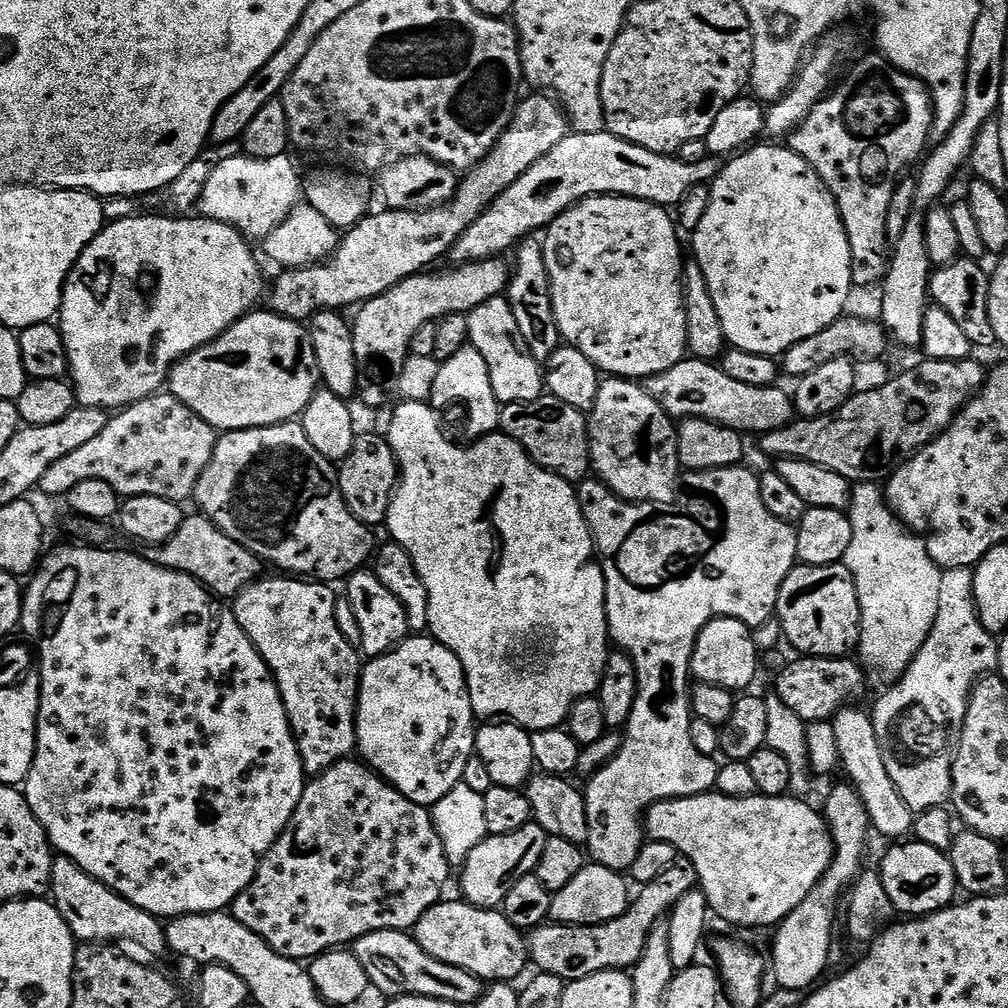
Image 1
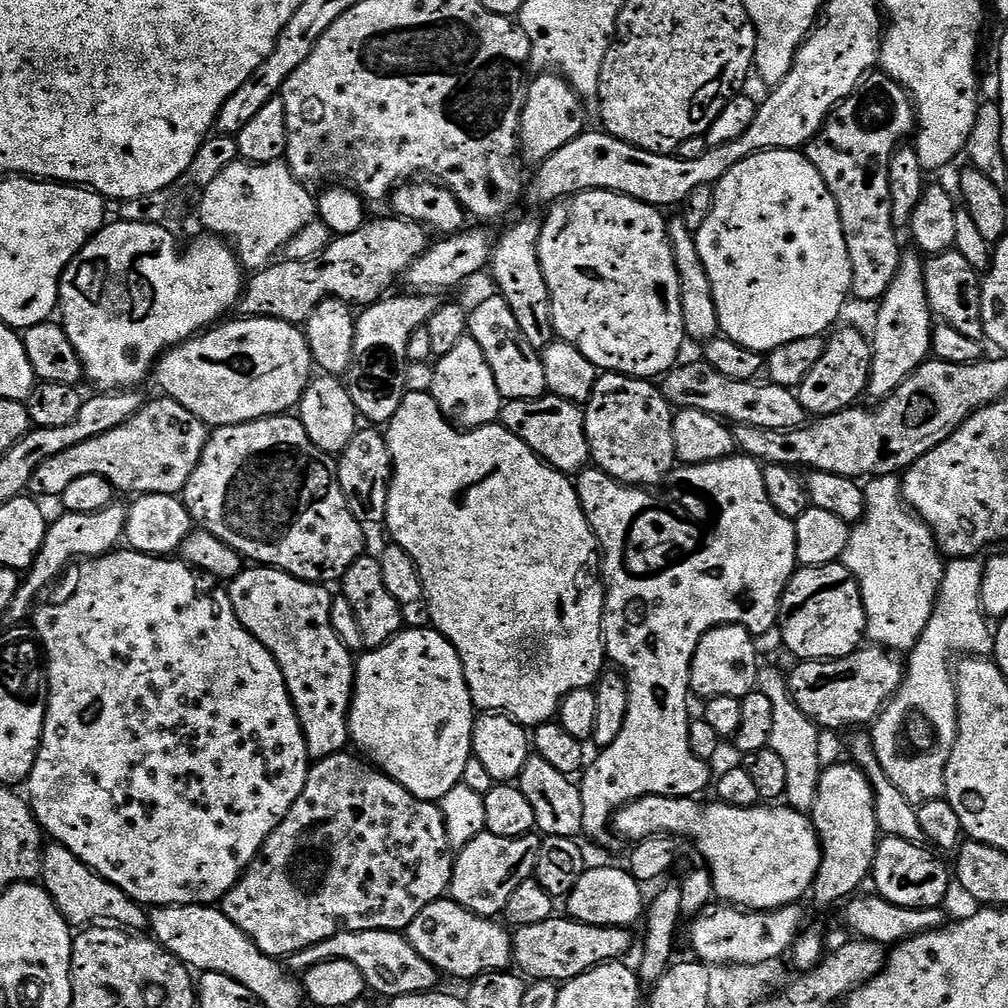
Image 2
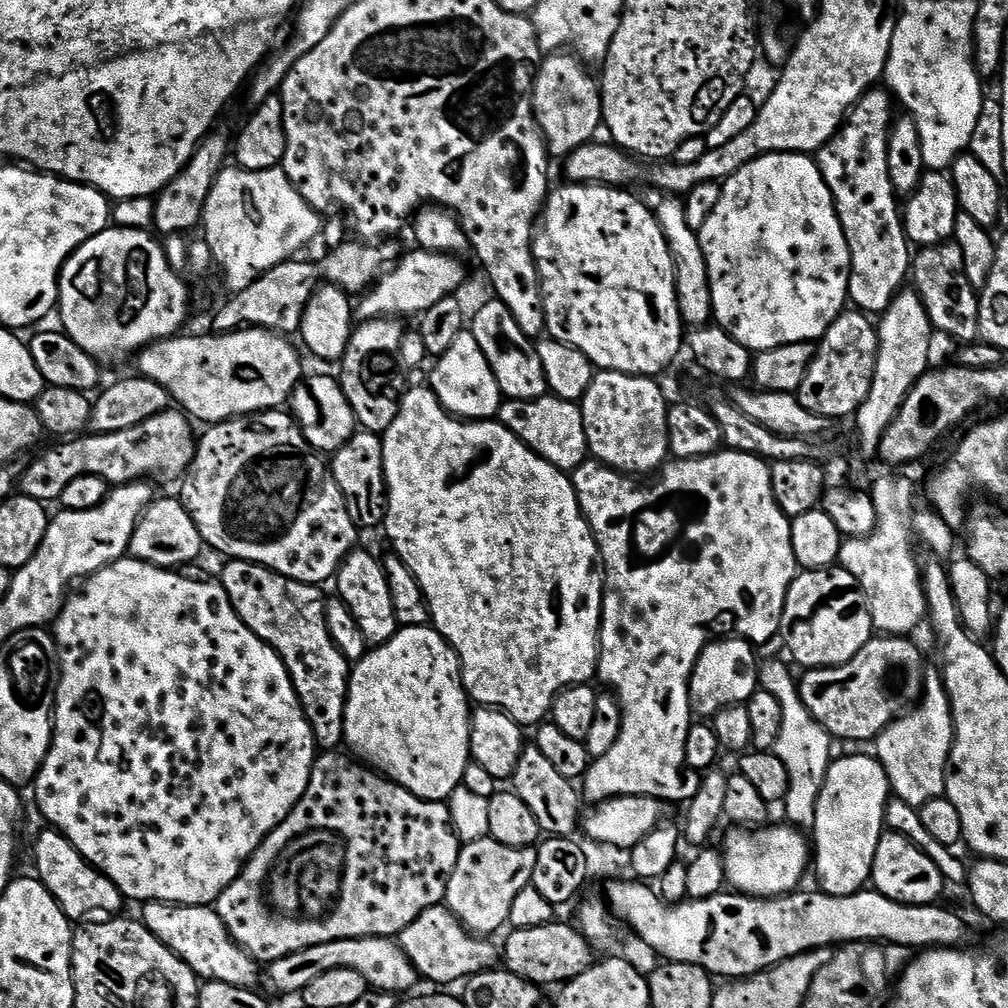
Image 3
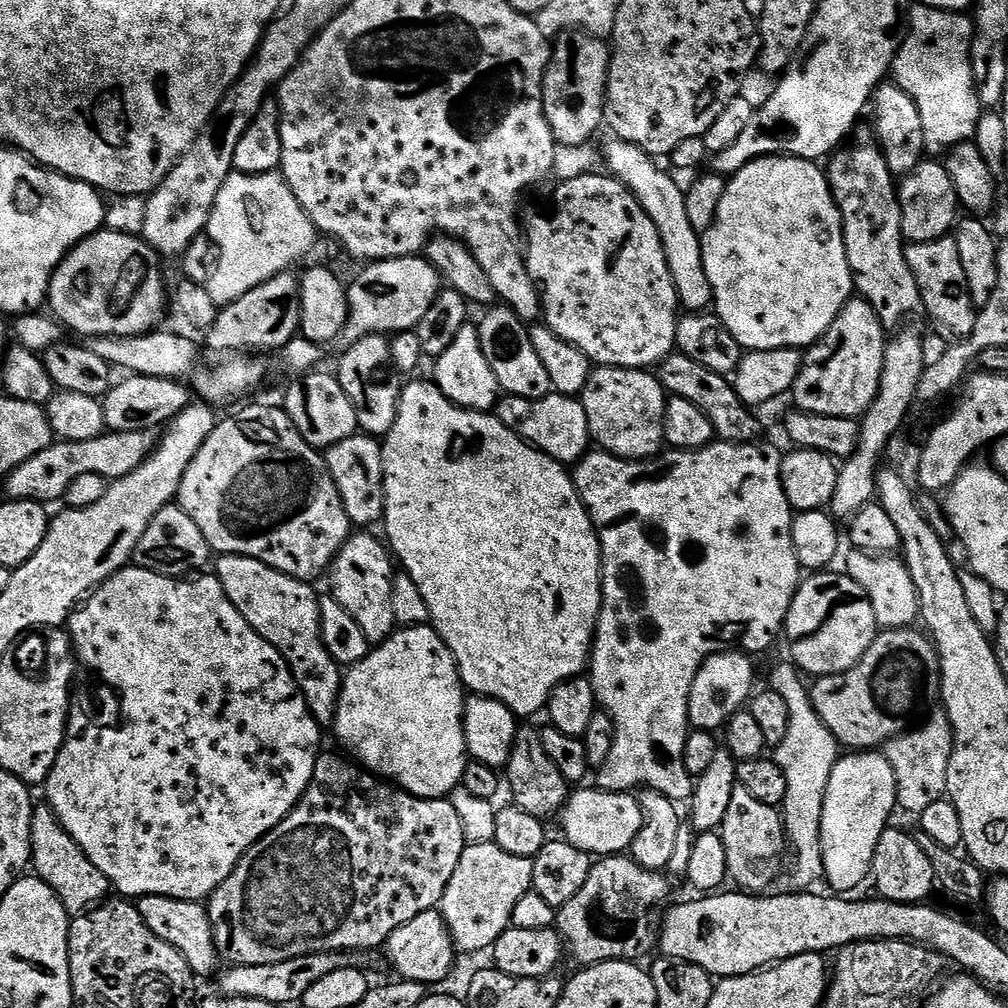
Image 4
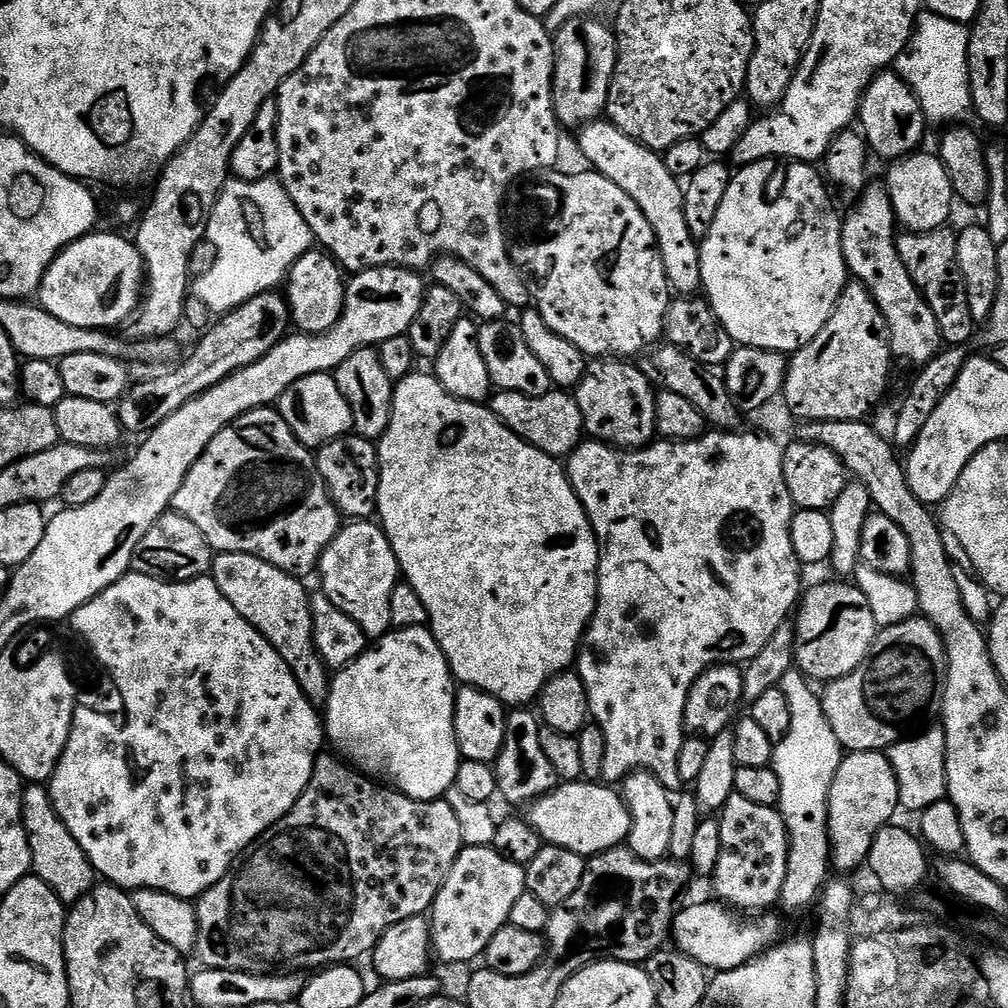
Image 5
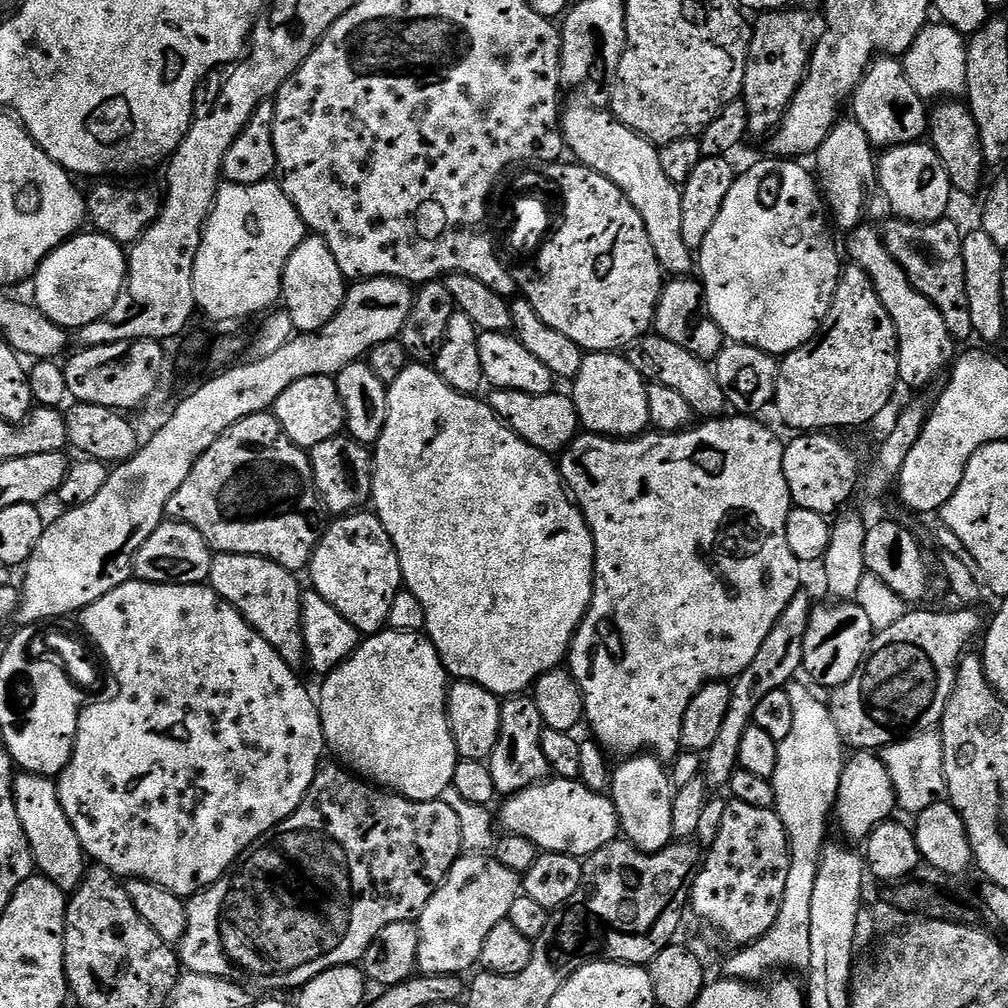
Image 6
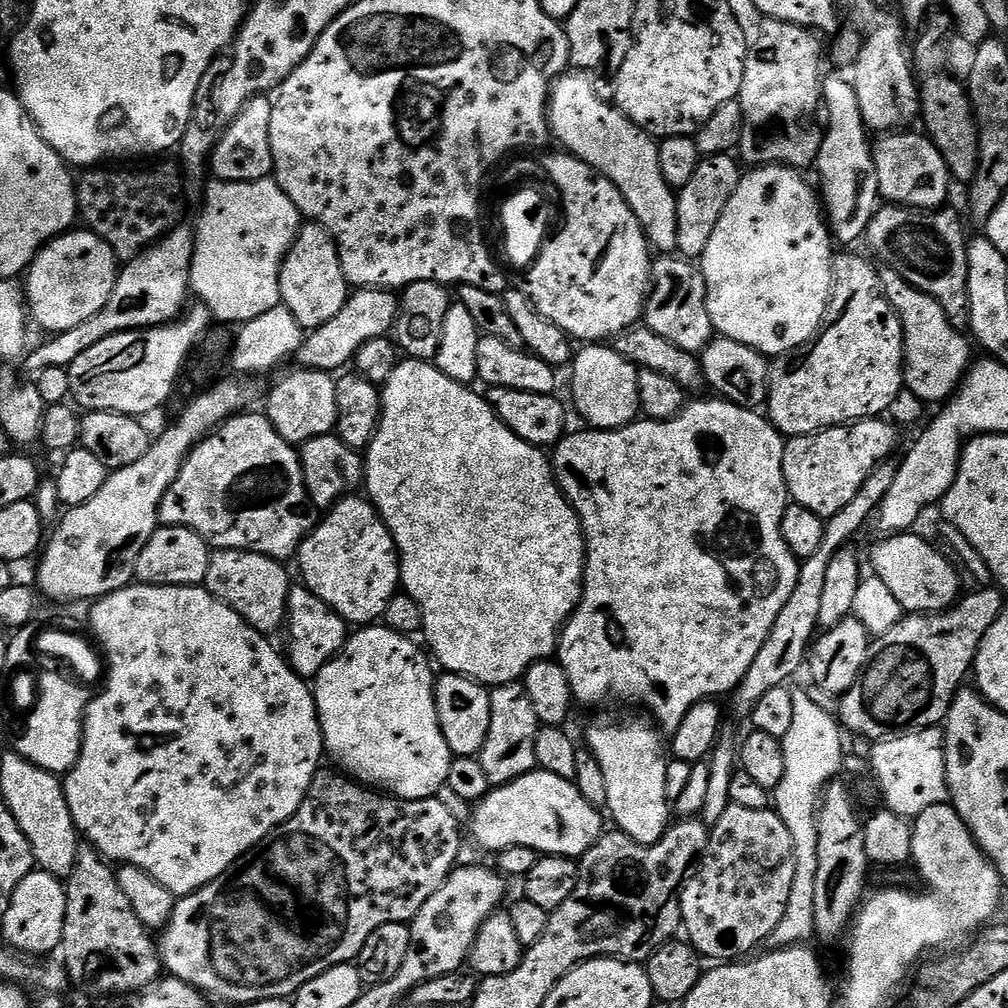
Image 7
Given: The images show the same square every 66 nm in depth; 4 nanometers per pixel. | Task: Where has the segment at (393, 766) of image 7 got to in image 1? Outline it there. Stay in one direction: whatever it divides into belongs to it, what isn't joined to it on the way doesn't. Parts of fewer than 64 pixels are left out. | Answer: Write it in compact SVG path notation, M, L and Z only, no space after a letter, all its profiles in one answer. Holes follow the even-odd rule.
M409 635L394 651L371 657L363 665L360 697L356 700L356 747L363 763L410 798L410 802L437 804L455 784L463 781L466 762L476 751L477 727L462 662L431 635Z

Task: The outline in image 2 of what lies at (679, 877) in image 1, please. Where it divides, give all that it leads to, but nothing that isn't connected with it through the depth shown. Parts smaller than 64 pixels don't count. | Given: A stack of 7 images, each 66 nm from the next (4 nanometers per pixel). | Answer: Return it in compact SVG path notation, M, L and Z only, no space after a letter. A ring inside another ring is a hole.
M553 918L546 922L538 922L538 926L522 926L515 929L512 937L512 959L515 967L525 972L525 977L532 976L533 981L549 980L563 982L573 980L586 974L600 964L611 964L624 958L632 948L632 932L627 928L599 928L589 924L579 924L571 918Z

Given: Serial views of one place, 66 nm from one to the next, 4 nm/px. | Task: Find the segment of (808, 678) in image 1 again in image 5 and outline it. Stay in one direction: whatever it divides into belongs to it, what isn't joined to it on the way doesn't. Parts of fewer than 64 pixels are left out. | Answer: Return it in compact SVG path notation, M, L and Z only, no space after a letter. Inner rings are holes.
M913 618L879 629L876 641L859 666L842 678L827 681L823 685L824 692L819 693L826 722L830 722L830 730L834 730L841 749L884 752L913 735L928 722L923 720L939 713L947 669L944 639L929 620Z

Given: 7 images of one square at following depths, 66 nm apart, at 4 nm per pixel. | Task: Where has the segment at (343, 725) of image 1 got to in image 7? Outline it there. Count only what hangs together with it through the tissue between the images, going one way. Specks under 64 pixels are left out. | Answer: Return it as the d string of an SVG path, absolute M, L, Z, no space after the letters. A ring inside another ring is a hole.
M222 548L213 551L208 558L208 569L203 587L213 592L223 604L232 607L254 630L265 634L273 634L285 627L288 619L288 593L292 591L293 581L288 581L288 572L283 563L257 552L239 552L233 548Z

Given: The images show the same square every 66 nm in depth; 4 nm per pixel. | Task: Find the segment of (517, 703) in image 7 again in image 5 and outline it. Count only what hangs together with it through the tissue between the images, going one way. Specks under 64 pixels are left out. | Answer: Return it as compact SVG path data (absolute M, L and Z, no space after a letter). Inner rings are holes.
M512 710L506 715L506 734L502 742L500 756L494 762L496 769L496 790L512 804L527 806L540 796L553 792L558 787L558 777L554 766L542 751L540 729L542 721L535 711Z

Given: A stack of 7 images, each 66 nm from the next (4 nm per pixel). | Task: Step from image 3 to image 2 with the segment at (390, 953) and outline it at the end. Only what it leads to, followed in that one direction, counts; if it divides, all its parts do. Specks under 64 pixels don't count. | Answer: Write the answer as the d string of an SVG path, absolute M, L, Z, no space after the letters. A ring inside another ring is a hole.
M378 930L334 934L334 938L326 938L306 950L287 957L286 968L289 973L303 974L314 966L331 960L341 960L358 966L358 970L362 970L365 985L371 991L373 988L378 995L384 996L383 998L430 992L439 985L436 983L442 980L441 973L437 972L434 966L430 966L430 962L426 962L426 958L422 958L418 950L414 950L414 946L410 946L407 935Z

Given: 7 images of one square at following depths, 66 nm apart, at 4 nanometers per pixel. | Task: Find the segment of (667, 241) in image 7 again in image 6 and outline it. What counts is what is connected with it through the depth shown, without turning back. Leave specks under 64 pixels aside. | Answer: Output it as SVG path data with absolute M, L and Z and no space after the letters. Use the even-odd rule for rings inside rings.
M588 102L572 104L569 108L567 105L562 112L562 127L567 151L573 152L579 163L610 178L626 194L634 210L638 210L661 269L672 278L687 277L691 273L688 271L694 268L694 249L686 246L682 238L681 189L666 178L657 145L630 130L611 111Z

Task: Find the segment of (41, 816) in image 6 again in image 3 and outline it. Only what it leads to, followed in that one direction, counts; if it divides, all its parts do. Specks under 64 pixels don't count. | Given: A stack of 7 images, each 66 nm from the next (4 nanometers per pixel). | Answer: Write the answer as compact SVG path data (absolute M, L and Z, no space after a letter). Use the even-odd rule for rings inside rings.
M55 830L47 831L37 838L36 845L32 848L32 856L36 859L35 875L44 883L46 890L50 890L60 909L68 915L68 919L84 922L97 914L119 913L116 911L126 904L126 897L118 890L118 886L114 886L110 878L106 878L98 869L87 864L82 854L74 850L74 846L63 834Z

